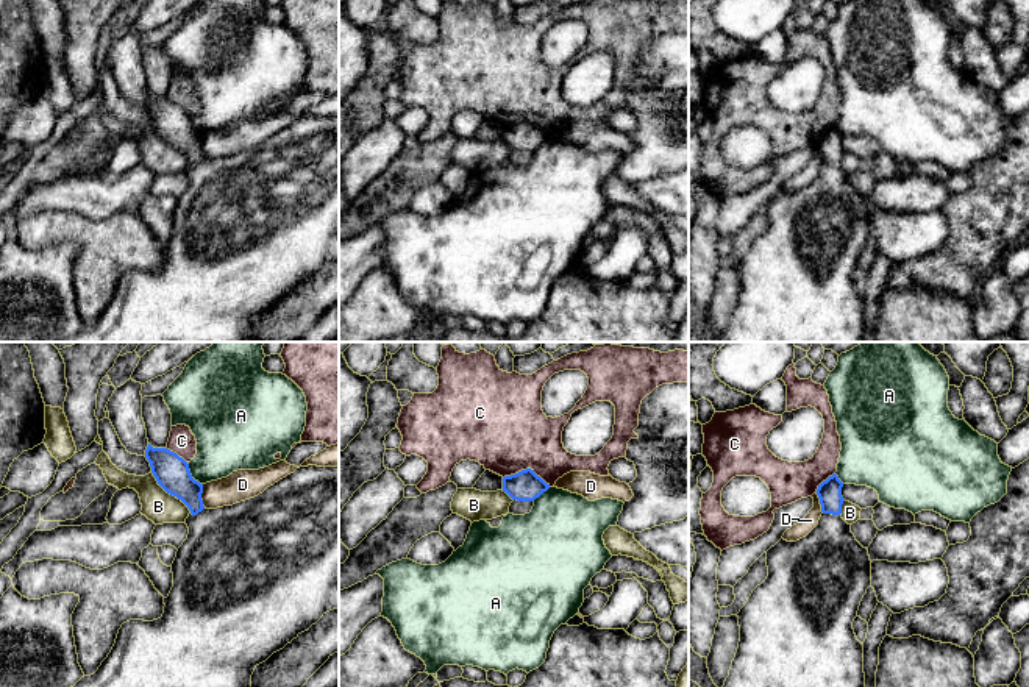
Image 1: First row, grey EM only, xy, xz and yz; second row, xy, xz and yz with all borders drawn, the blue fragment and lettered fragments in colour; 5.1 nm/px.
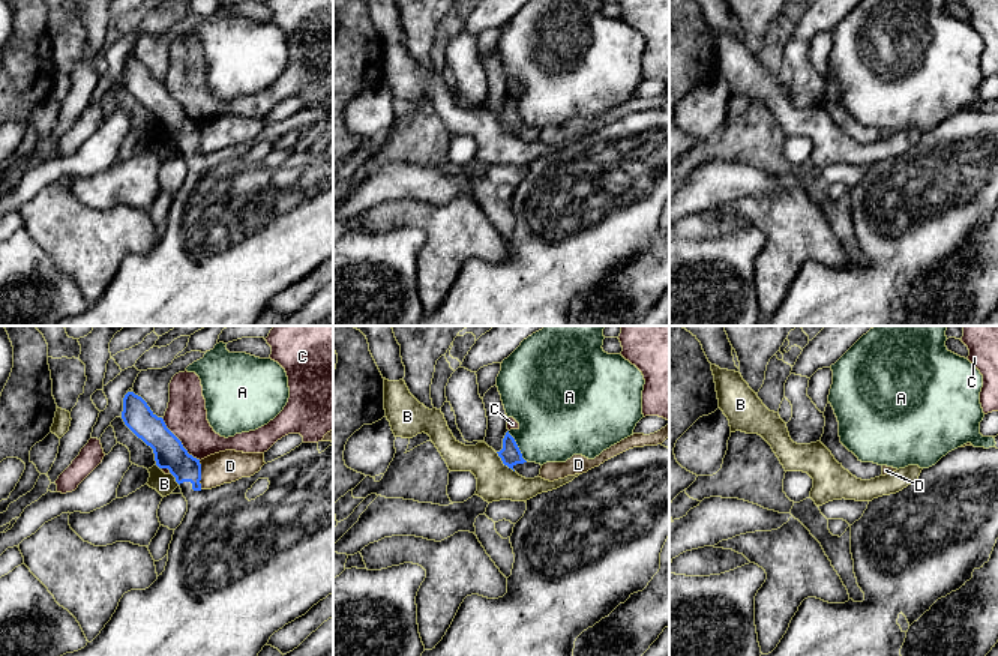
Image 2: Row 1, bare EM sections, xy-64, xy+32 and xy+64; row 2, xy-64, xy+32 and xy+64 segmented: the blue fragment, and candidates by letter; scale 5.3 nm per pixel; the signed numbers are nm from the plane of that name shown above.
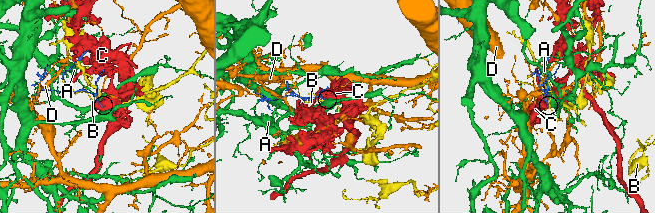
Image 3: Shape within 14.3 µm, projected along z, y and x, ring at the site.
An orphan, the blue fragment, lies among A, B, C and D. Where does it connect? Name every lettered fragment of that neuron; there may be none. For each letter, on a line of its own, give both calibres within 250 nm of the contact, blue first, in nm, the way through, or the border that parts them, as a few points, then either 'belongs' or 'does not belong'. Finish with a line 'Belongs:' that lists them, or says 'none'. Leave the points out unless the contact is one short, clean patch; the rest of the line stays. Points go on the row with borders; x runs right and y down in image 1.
A: 180/300 nm | along xy (186, 462), (191, 475), (202, 484) | does not belong
B: 180/160 nm | does not belong
C: 160/440 nm | along xz (503, 476), (531, 469), (550, 486) | does not belong
D: 180/160 nm | along xy (202, 484), (202, 503), (205, 506) | does not belong
Belongs: none

